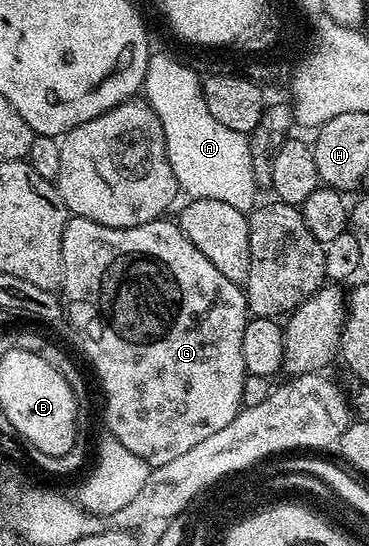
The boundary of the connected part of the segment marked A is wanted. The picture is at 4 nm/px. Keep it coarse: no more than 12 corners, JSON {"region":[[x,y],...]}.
{"region":[[171,54],[147,59],[157,112],[188,199],[247,212],[257,183],[248,135],[205,104],[200,75]]}

